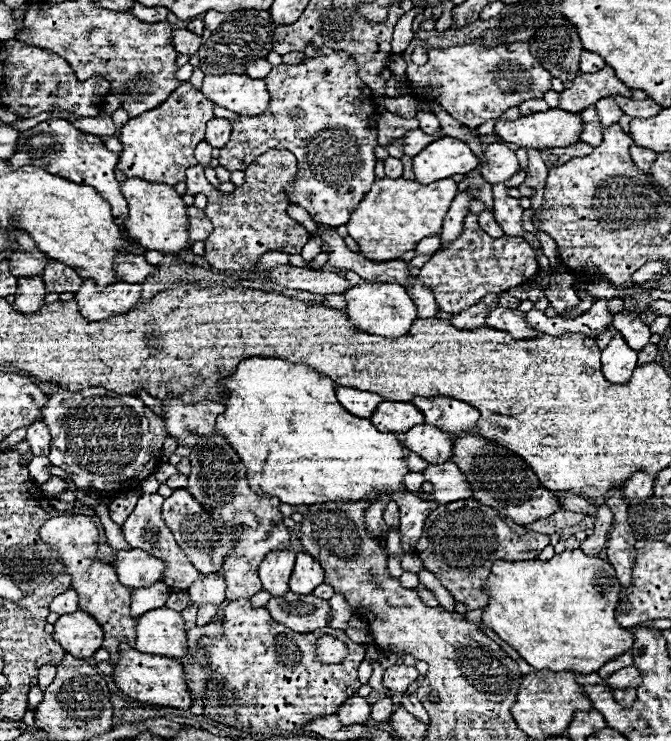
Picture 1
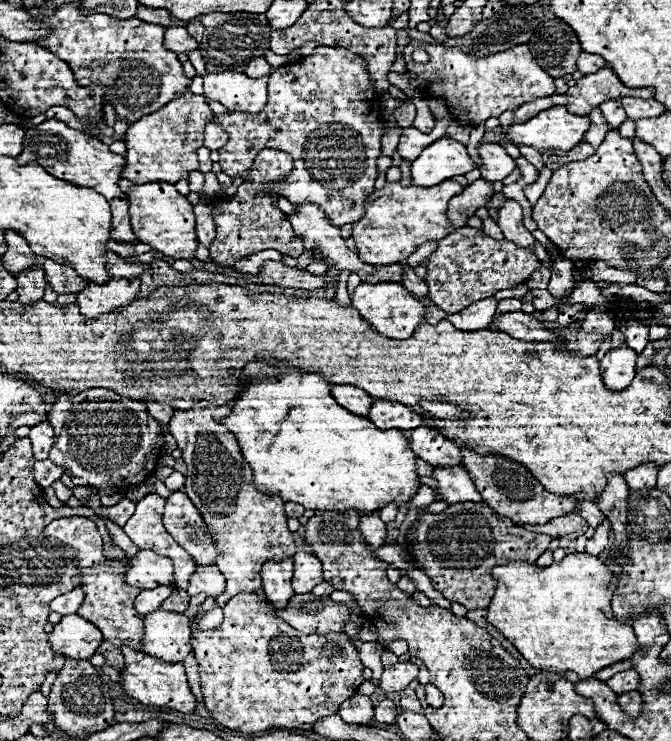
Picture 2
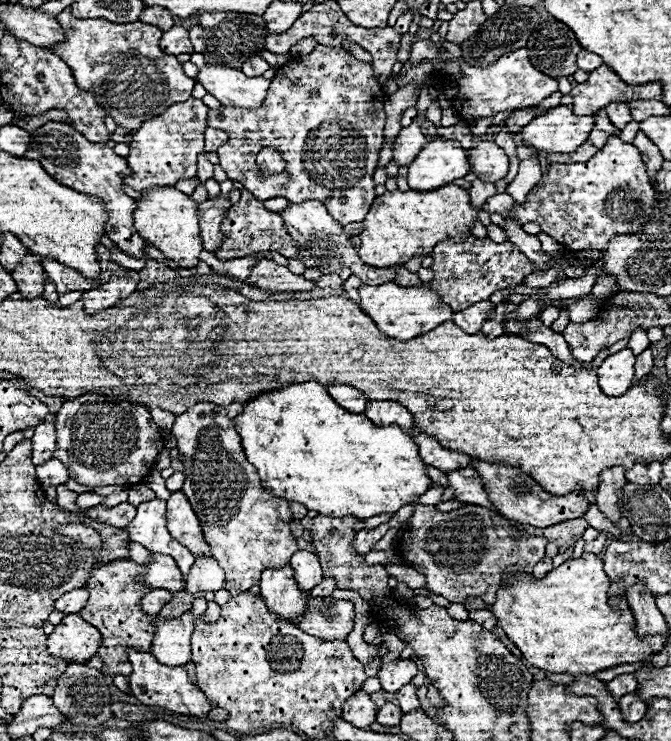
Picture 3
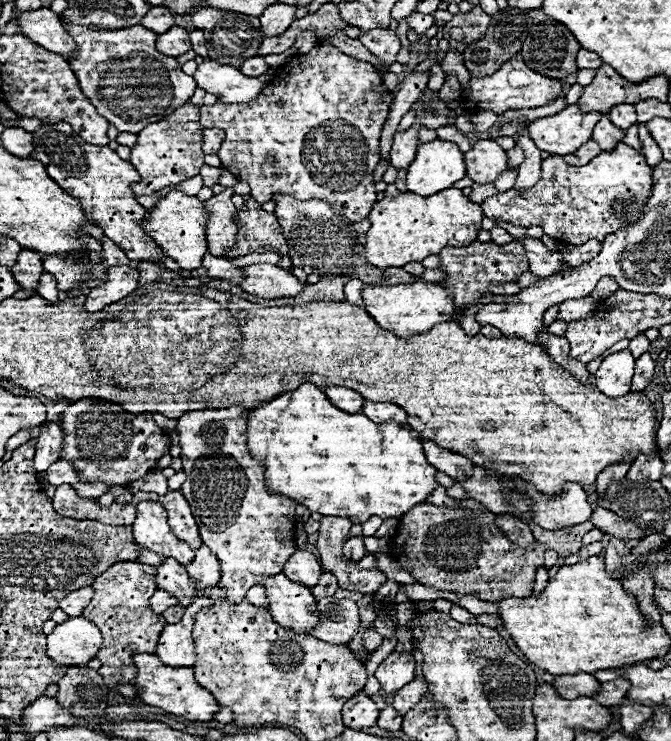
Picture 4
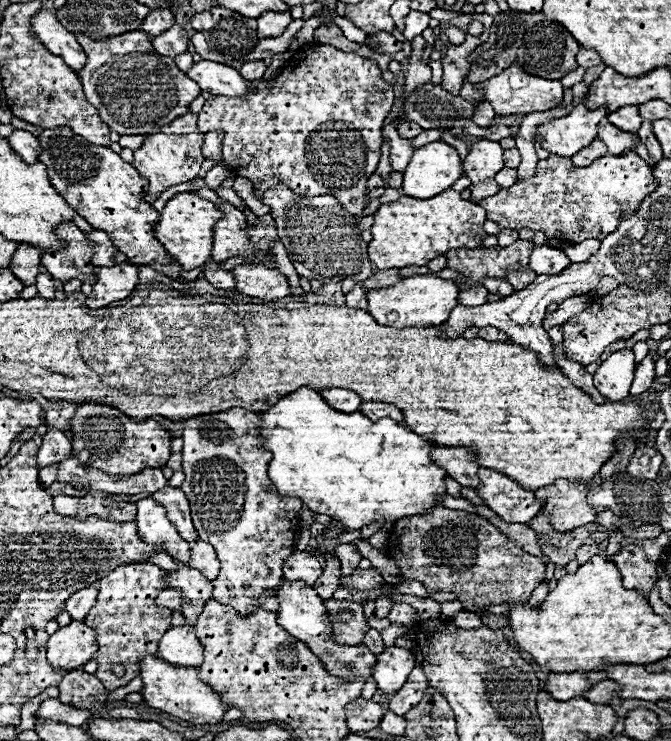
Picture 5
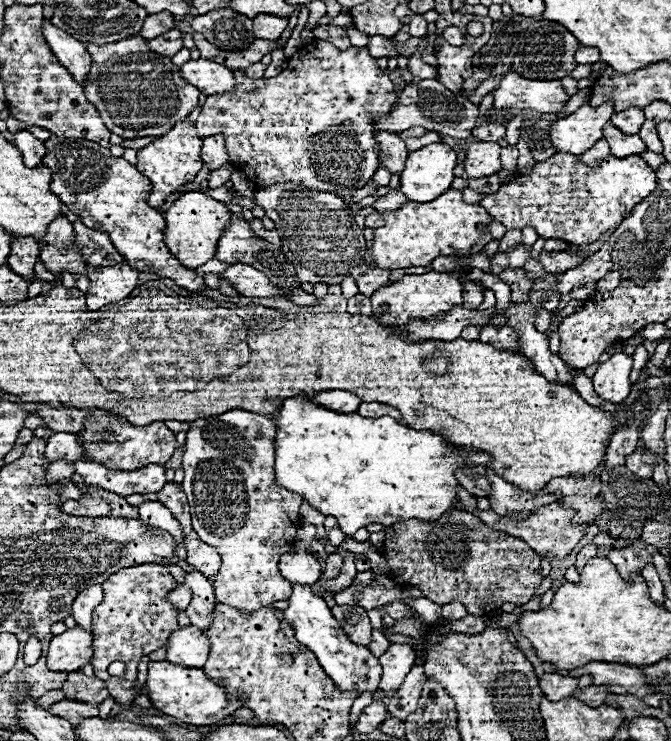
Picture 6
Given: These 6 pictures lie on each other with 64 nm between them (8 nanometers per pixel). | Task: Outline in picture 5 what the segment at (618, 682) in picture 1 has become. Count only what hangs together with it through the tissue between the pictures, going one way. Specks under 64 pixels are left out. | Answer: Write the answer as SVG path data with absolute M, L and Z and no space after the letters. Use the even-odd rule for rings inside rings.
M602 680L602 682L594 684L592 690L588 690L588 692L584 694L584 698L590 700L590 702L594 702L594 704L610 704L612 696L616 694L616 688L618 688L616 682L612 682L612 680Z

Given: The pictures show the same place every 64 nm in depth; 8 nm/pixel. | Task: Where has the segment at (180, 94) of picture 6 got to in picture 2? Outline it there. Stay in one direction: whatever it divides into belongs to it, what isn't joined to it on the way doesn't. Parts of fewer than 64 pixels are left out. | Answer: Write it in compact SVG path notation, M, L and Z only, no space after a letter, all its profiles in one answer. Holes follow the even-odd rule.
M76 2L58 6L56 14L50 18L46 18L46 16L38 16L38 18L44 18L44 22L48 22L52 26L52 34L48 38L42 38L38 44L48 48L50 52L54 52L60 60L64 60L72 68L76 82L80 86L90 86L90 84L110 86L112 88L112 106L114 106L116 114L120 118L124 118L128 124L134 124L142 116L148 116L148 114L164 108L170 100L178 98L180 92L184 92L192 84L192 80L184 76L182 62L176 58L176 54L164 48L164 32L166 32L164 26L146 24L136 18L118 20L118 18L110 18L106 14L80 14Z

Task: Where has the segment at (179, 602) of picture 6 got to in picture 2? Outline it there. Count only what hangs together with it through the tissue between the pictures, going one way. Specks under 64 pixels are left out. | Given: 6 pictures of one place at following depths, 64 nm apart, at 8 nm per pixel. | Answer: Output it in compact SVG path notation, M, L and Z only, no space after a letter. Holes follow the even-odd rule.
M158 586L154 590L142 590L134 602L140 614L150 614L162 606L162 602L172 594L170 586Z

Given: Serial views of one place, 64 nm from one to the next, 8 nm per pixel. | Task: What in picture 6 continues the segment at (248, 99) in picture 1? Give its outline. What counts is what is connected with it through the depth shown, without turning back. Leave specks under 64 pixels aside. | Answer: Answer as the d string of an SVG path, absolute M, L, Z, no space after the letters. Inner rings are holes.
M208 58L188 60L184 66L180 66L180 74L188 84L196 86L204 96L228 92L236 84L230 68L220 66Z

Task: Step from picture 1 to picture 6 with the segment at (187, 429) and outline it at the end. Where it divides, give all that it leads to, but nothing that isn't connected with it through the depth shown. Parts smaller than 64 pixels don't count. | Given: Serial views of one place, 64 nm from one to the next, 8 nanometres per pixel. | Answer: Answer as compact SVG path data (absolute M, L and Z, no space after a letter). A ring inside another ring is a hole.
M236 408L212 418L200 418L196 422L190 422L190 430L186 434L186 450L182 462L186 476L182 482L182 490L186 492L188 504L192 508L194 532L200 534L200 538L210 546L216 546L222 558L220 572L212 582L216 590L216 600L236 606L248 614L278 600L286 600L292 594L292 584L282 578L278 570L278 560L294 546L294 536L300 528L302 498L276 484L276 432L278 426L270 416Z

